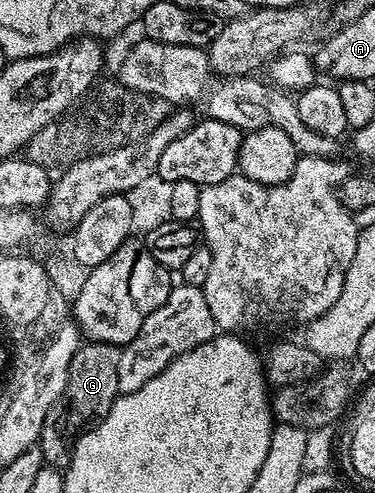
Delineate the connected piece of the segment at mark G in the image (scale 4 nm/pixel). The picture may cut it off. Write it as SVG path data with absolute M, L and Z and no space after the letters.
M83 341L82 346L72 356L68 372L68 384L64 392L50 406L48 416L44 416L44 428L38 437L38 447L42 450L43 463L55 468L65 468L74 455L74 445L83 433L104 420L114 401L120 397L118 392L118 369L122 347L107 342Z

